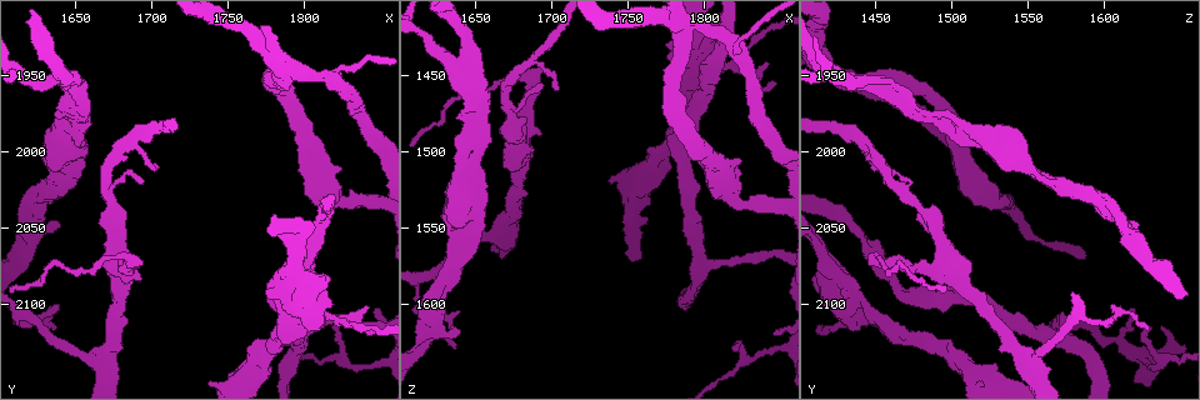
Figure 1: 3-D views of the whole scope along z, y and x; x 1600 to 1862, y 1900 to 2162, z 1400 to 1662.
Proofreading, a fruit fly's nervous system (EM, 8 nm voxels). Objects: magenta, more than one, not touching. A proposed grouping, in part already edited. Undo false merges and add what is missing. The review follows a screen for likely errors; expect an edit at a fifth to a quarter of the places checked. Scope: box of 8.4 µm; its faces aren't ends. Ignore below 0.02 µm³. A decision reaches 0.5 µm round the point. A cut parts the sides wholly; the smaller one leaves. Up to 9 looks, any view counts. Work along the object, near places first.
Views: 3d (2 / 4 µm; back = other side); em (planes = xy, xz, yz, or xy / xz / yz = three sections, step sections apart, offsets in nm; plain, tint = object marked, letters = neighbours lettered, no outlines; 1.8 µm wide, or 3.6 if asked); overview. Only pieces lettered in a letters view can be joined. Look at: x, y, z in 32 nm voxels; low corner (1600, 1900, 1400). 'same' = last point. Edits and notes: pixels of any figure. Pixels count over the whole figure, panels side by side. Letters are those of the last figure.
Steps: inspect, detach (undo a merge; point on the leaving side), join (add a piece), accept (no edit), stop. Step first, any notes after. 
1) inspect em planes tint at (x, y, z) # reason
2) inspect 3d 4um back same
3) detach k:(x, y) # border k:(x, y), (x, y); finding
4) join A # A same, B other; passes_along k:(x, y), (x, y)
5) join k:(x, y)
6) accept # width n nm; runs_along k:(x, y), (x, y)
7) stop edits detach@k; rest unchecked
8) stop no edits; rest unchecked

inspect em 3.6um planes letters at (1764, 2140, 1510) # sudden change in width

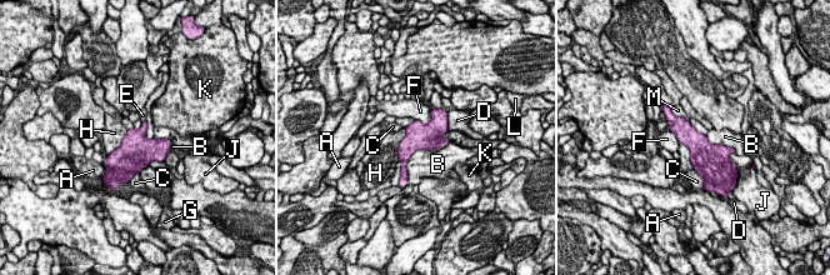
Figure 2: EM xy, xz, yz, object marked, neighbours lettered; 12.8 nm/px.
accept # width 320 nm; A other, B other, C other, D other, E other, F other, G other, H other, J other, K other, L other, M other; border 2:(405, 128), (398, 159); all the same cell

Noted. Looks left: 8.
inspect 3d 4um at (1654, 1984, 1494) # closes a loop

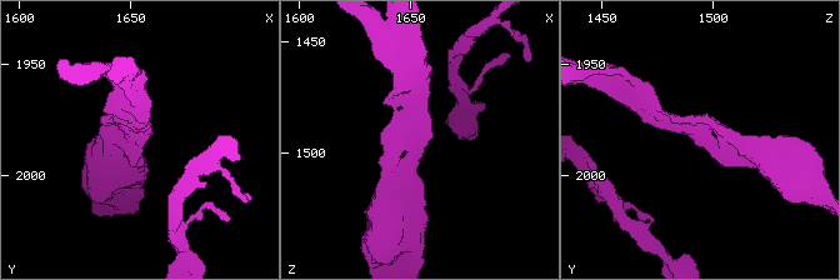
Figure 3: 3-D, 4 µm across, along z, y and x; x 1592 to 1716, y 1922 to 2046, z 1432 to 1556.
inspect em planes letters at (1655, 1985, 1495)

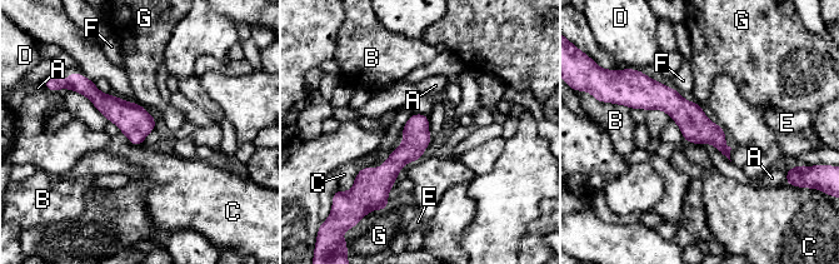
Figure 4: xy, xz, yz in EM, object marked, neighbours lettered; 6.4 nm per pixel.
accept # longest_contact C 240 nm; A other, B other, C other, D other, E other, F other, G other; runs_along 4:(637, 94), (668, 99), (727, 152); one cell here

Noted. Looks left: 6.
inspect em xz step 16 tint at (1678, 2070, 1452) # calibre changes

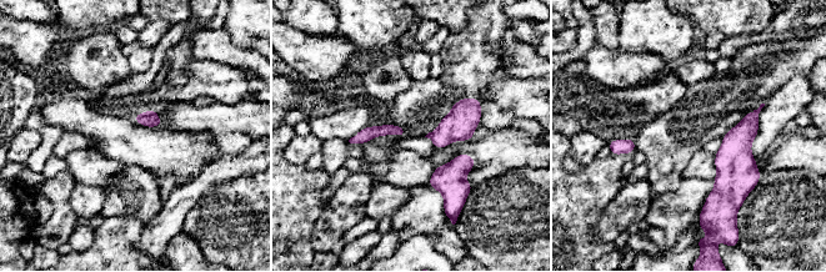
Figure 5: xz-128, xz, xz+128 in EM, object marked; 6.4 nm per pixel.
inspect em planes letters same # cut it another way

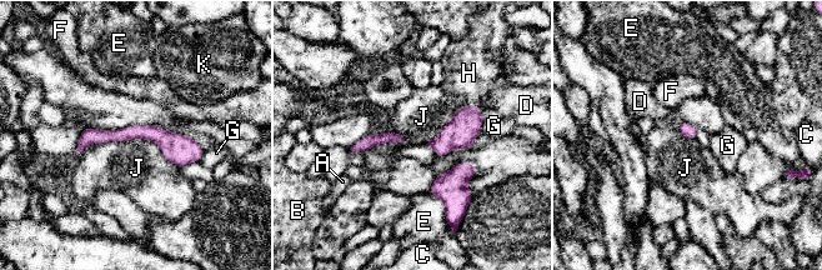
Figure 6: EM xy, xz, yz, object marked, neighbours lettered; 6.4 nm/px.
join H # longest_contact J 650 nm; A other, B other, C other, D other, E other, F other, G other, H same, J other, K other; it goes on there

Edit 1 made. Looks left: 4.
inspect overview

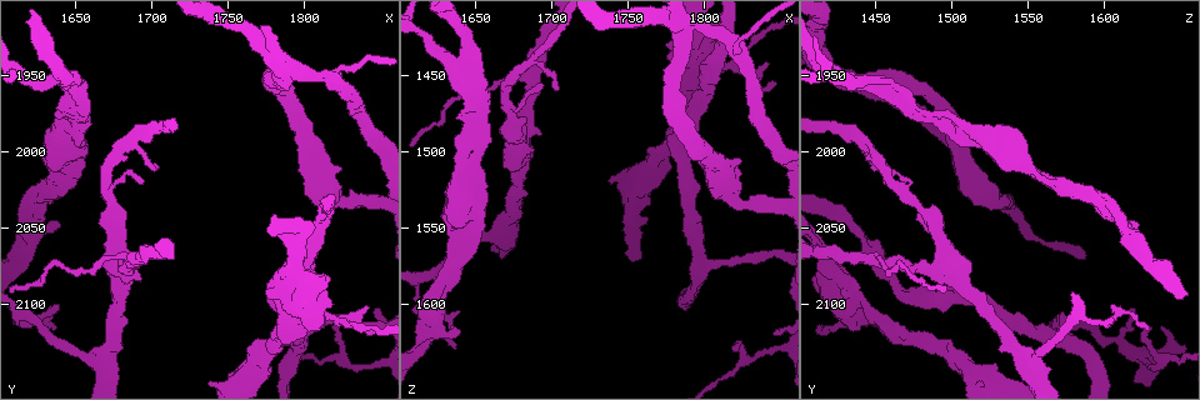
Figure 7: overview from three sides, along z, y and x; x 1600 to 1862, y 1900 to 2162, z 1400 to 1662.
inspect em planes letters at (1666, 2138, 1552) # two arms in line, one across

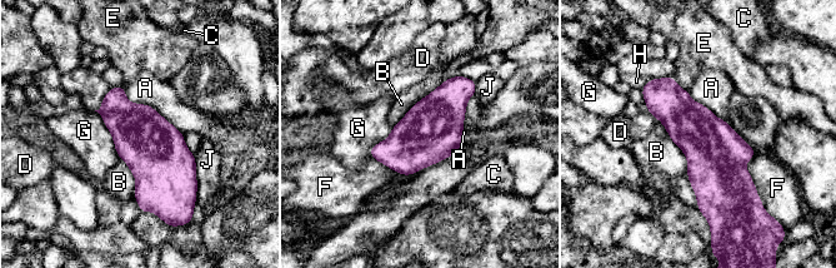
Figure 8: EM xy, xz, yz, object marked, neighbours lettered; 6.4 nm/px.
accept # width 380 nm; A other, B other, C other, D other, E other, F other, G other, H other, J other; border 8:(657, 119), (686, 158), (687, 177); one cell here

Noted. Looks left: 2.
stop edits join@6; rest unchecked

